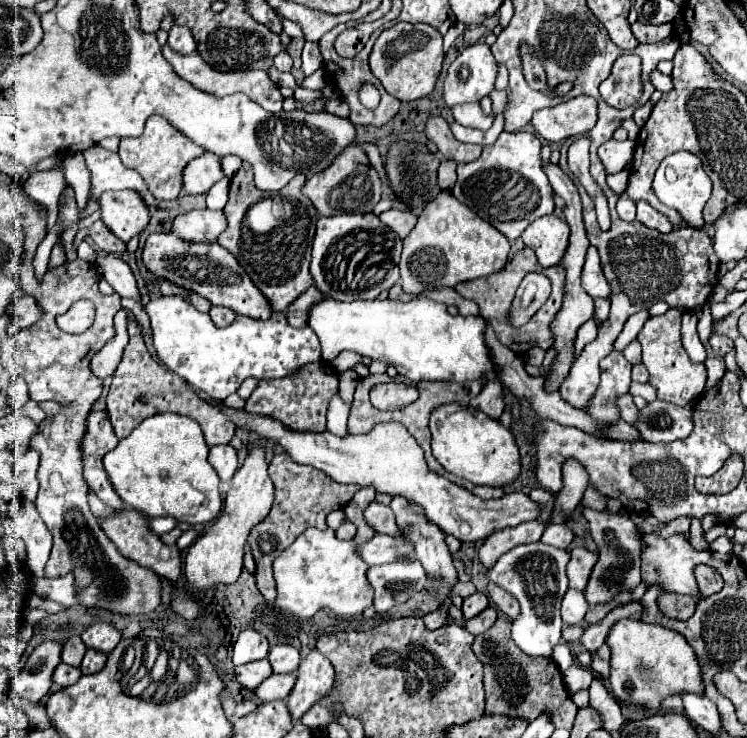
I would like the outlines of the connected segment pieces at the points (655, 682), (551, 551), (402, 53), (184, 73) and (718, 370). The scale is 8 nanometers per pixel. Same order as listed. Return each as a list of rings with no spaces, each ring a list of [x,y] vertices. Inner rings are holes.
[[[625,618],[611,628],[607,644],[611,648],[609,688],[619,702],[655,712],[661,708],[663,700],[673,694],[705,694],[697,656],[685,638],[675,630]]]
[[[543,542],[533,544],[519,544],[505,552],[495,566],[491,566],[485,578],[509,594],[513,594],[521,604],[521,616],[513,622],[511,638],[513,642],[529,656],[551,658],[553,648],[561,642],[561,598],[567,590],[567,574],[565,566],[569,562],[567,550],[557,550],[553,546],[545,546]]]
[[[397,22],[381,32],[373,46],[369,64],[371,72],[381,80],[391,96],[399,100],[417,100],[433,92],[443,66],[443,58],[443,36],[433,26]]]
[[[163,46],[163,56],[167,58],[167,62],[173,66],[173,70],[187,80],[191,86],[195,86],[197,90],[203,90],[207,94],[215,94],[215,96],[225,96],[225,94],[235,94],[235,92],[243,92],[247,96],[251,96],[257,104],[261,104],[265,110],[269,112],[281,112],[283,106],[283,96],[279,92],[279,86],[269,78],[267,70],[249,70],[249,72],[217,72],[213,70],[207,62],[203,62],[203,58],[195,52],[189,56],[181,56],[175,54],[169,46]]]
[[[707,358],[705,366],[707,366],[707,374],[709,374],[705,390],[709,390],[709,386],[715,386],[723,378],[723,374],[725,374],[725,362],[719,360],[719,358]]]

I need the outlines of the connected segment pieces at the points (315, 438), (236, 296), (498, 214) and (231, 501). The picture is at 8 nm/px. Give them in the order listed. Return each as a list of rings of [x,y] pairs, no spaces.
[[[209,400],[209,404],[219,408],[237,428],[255,432],[259,438],[273,440],[297,464],[311,464],[343,484],[373,486],[377,492],[387,492],[391,496],[403,496],[407,500],[419,502],[419,506],[425,508],[425,514],[433,524],[437,524],[443,532],[453,534],[461,542],[483,540],[497,530],[511,528],[521,522],[537,518],[539,506],[521,492],[505,494],[499,500],[481,500],[469,494],[465,488],[449,482],[447,478],[433,474],[427,468],[423,460],[423,450],[417,446],[415,438],[405,430],[405,426],[397,422],[379,424],[369,434],[363,434],[363,436],[339,438],[331,432],[291,430],[279,420],[225,406],[221,400]]]
[[[173,232],[167,234],[151,234],[143,248],[143,262],[157,278],[171,278],[179,286],[187,290],[195,290],[205,296],[211,304],[219,304],[231,308],[235,314],[245,314],[257,320],[267,320],[273,314],[269,300],[261,294],[261,290],[249,280],[239,262],[229,254],[223,246],[215,244],[191,244],[179,240]]]
[[[501,132],[497,142],[485,146],[475,162],[457,166],[457,182],[451,190],[453,196],[509,240],[519,238],[535,218],[551,214],[555,208],[553,188],[541,170],[539,150],[541,140],[533,132]]]
[[[261,448],[251,450],[243,466],[233,476],[233,486],[225,496],[219,518],[201,534],[185,556],[185,580],[191,590],[215,590],[217,584],[233,584],[243,568],[243,554],[249,530],[269,514],[273,504],[273,482],[267,474],[265,452]]]

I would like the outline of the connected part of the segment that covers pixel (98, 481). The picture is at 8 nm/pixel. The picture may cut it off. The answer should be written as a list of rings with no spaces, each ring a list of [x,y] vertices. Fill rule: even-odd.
[[[91,410],[87,418],[87,434],[83,438],[83,466],[85,466],[83,474],[89,488],[93,488],[99,494],[99,498],[113,510],[123,508],[123,502],[117,496],[113,484],[109,482],[109,476],[103,468],[103,456],[109,450],[113,450],[117,442],[119,438],[113,432],[107,412]]]

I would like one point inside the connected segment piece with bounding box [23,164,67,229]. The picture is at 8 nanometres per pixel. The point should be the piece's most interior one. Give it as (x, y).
(44, 187)

